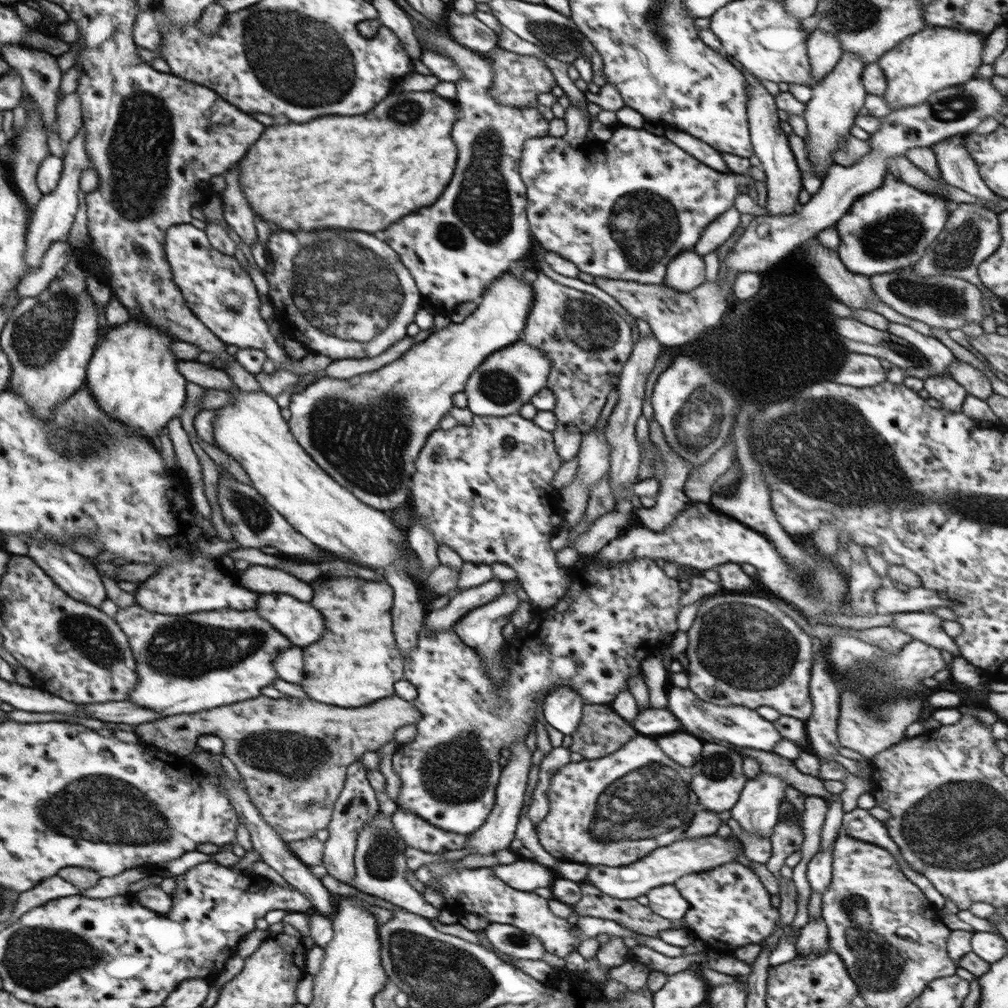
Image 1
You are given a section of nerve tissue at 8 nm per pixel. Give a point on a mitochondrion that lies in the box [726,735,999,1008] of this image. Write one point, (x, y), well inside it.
(880, 967)

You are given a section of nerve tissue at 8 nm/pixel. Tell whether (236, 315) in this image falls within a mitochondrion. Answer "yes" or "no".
no

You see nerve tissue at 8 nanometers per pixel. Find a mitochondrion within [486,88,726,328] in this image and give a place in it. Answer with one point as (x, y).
(644, 224)

